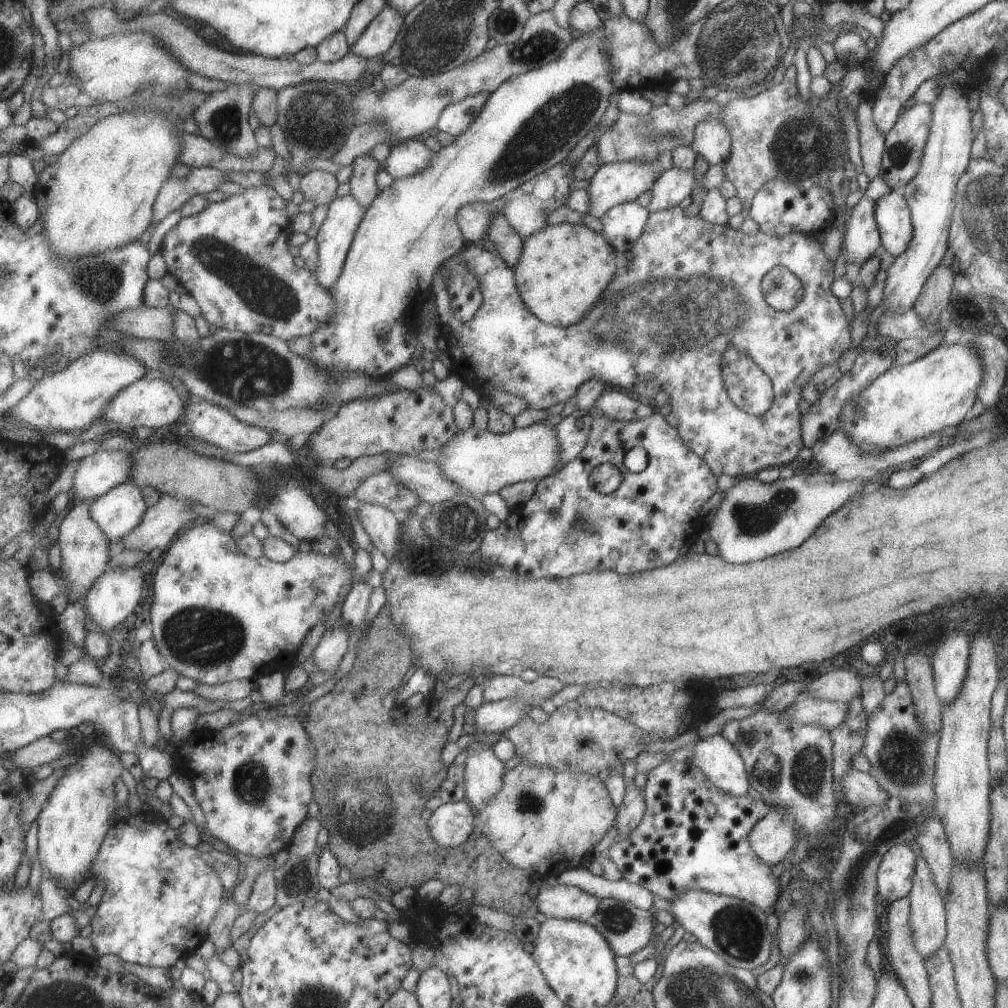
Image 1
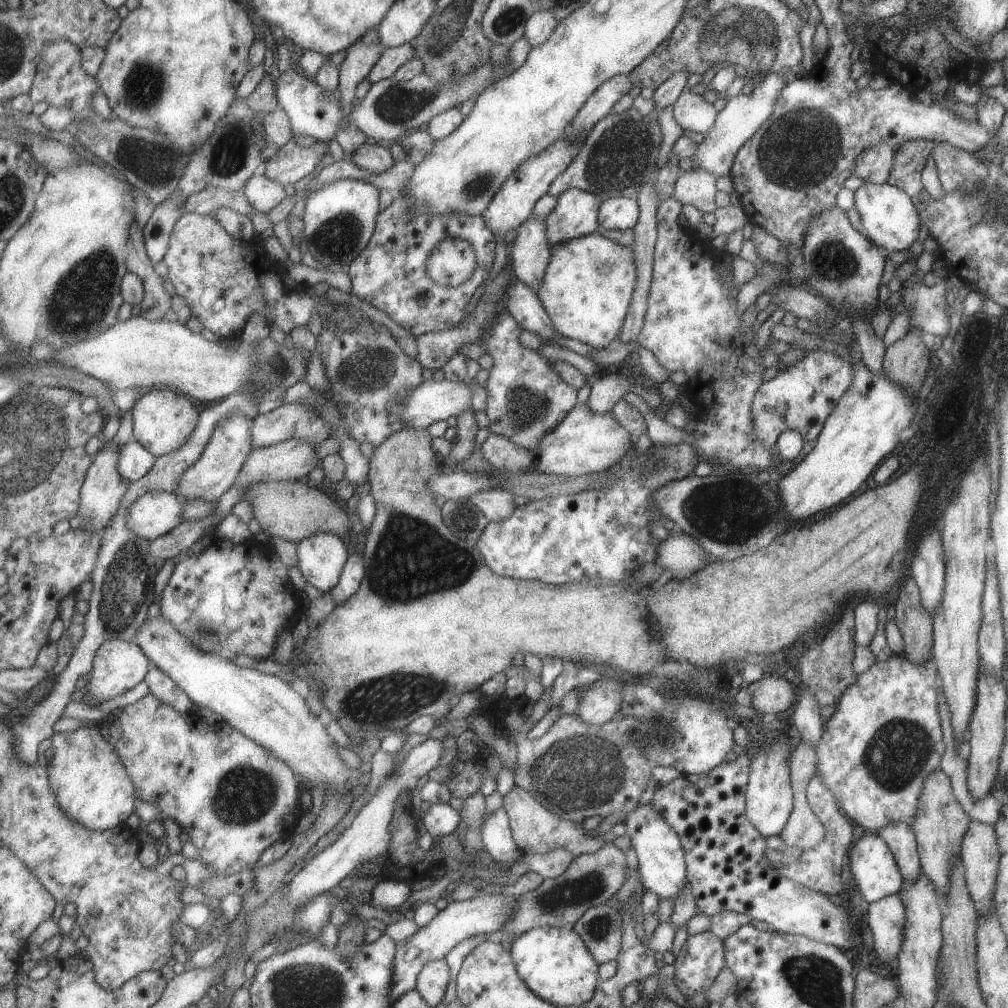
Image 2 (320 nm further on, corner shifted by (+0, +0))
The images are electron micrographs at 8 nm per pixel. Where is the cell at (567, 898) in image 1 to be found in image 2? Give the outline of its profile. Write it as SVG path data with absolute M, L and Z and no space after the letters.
M483 894L472 899L453 901L437 911L432 920L417 929L409 940L397 945L392 958L392 979L388 990L391 1006L402 994L415 988L417 975L427 962L443 959L453 946L457 946L465 938L500 930L500 926L512 915L516 898L517 896Z

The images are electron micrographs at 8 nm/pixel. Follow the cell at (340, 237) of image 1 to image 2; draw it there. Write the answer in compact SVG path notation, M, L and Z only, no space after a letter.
M342 178L305 194L304 240L309 254L327 269L349 264L361 252L374 231L379 191L363 179Z

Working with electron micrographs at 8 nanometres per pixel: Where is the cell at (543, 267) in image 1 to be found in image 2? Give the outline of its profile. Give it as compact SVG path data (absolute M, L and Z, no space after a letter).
M595 232L556 244L551 248L550 259L536 295L556 332L565 338L580 340L594 349L603 349L612 347L613 338L622 329L635 281L635 254L632 250Z

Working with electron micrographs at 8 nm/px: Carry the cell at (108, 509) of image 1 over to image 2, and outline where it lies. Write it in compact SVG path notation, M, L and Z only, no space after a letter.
M151 491L132 504L128 525L139 536L152 541L175 530L184 521L186 506L169 491Z

